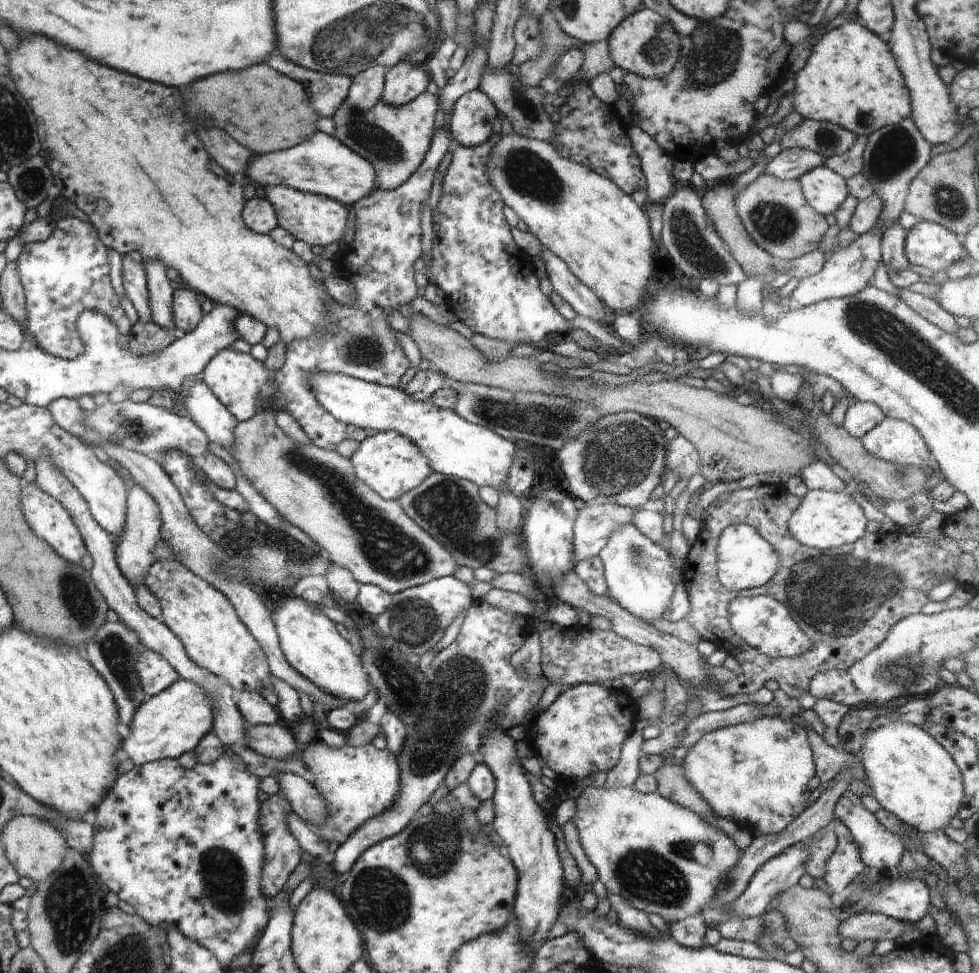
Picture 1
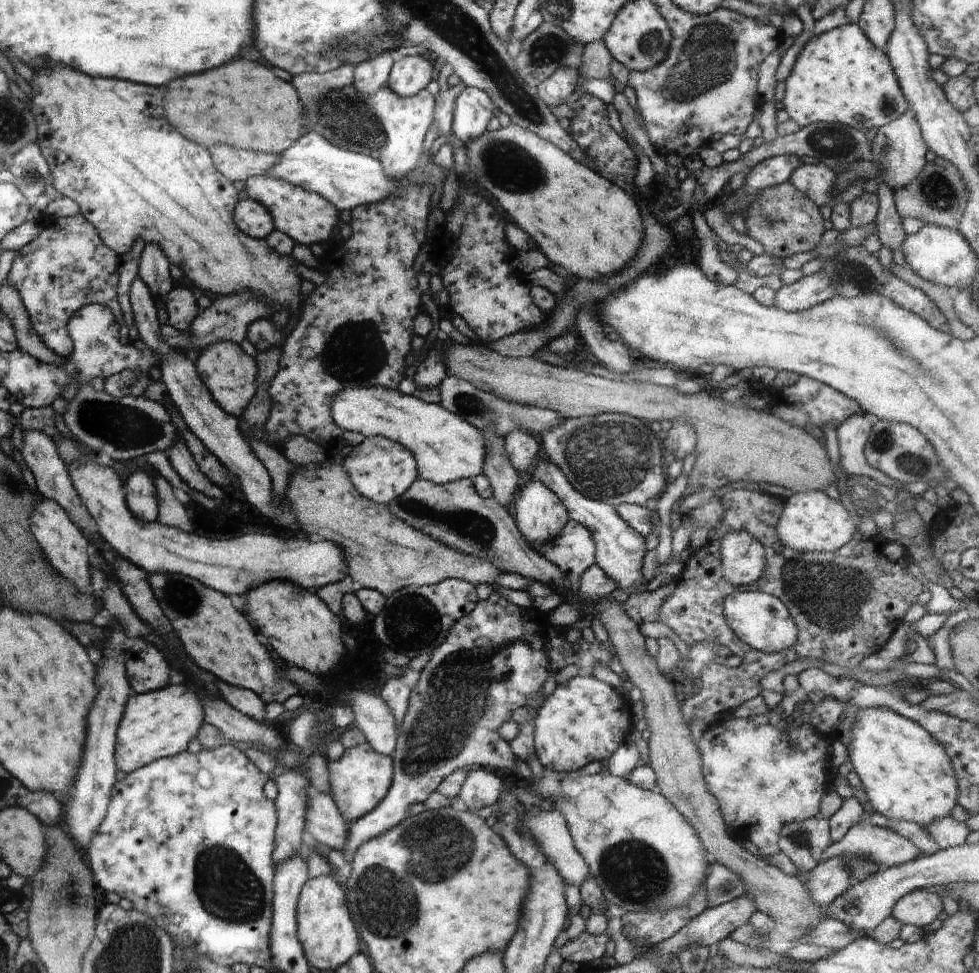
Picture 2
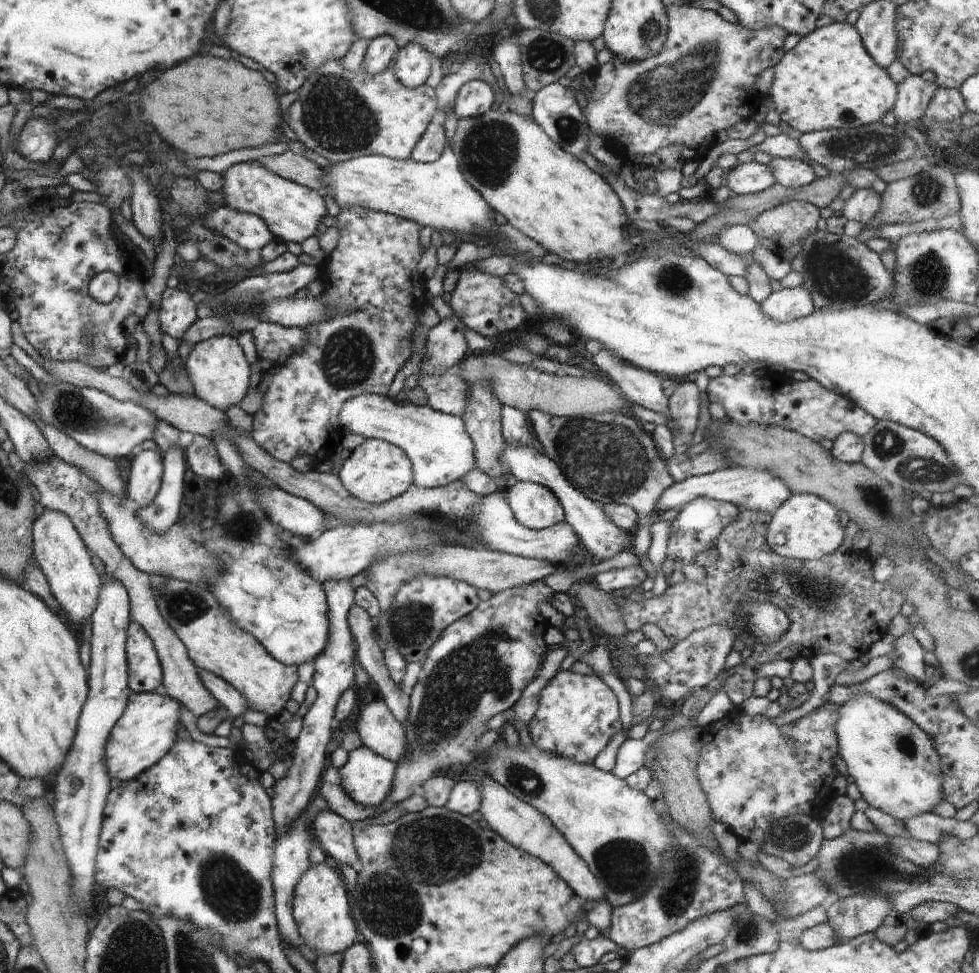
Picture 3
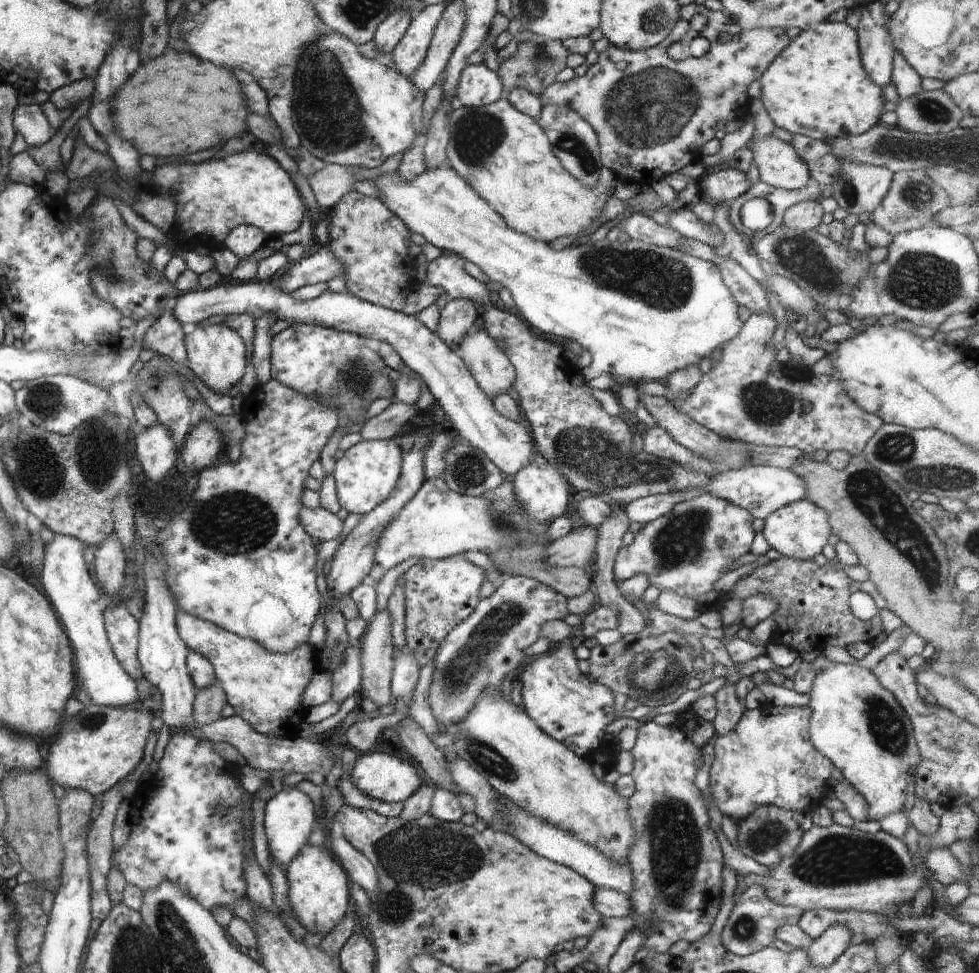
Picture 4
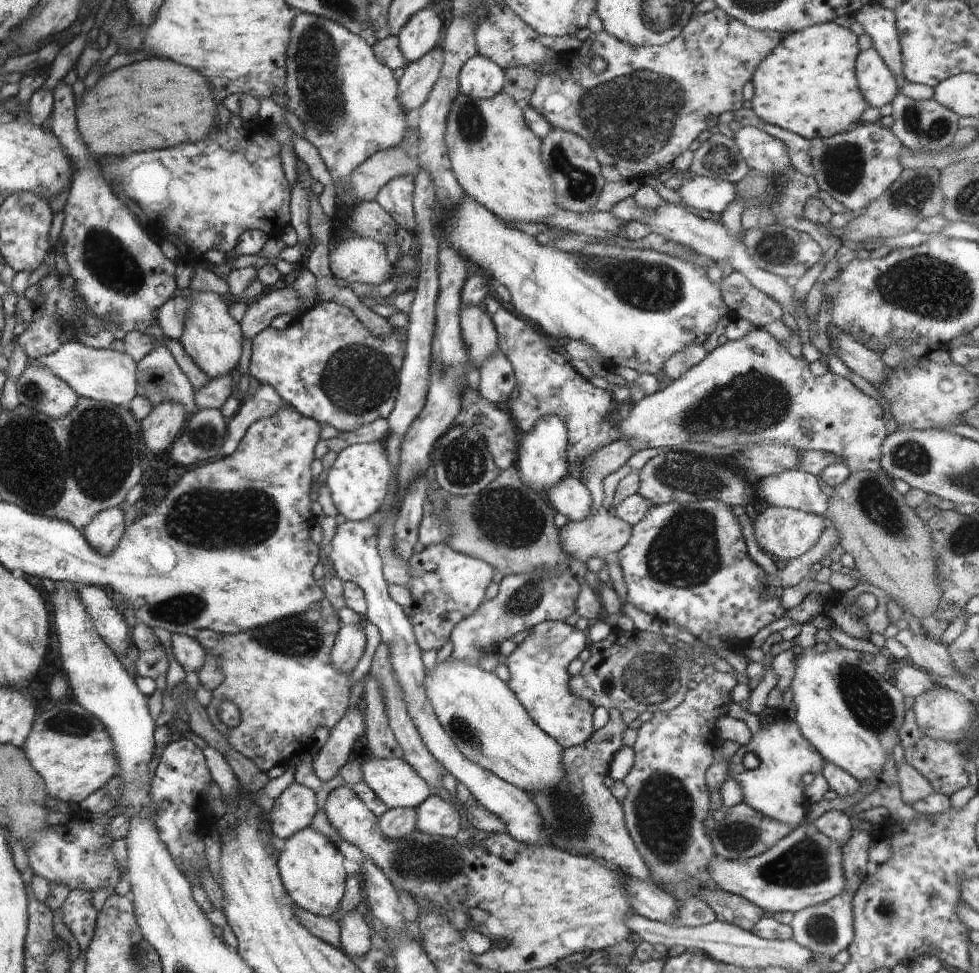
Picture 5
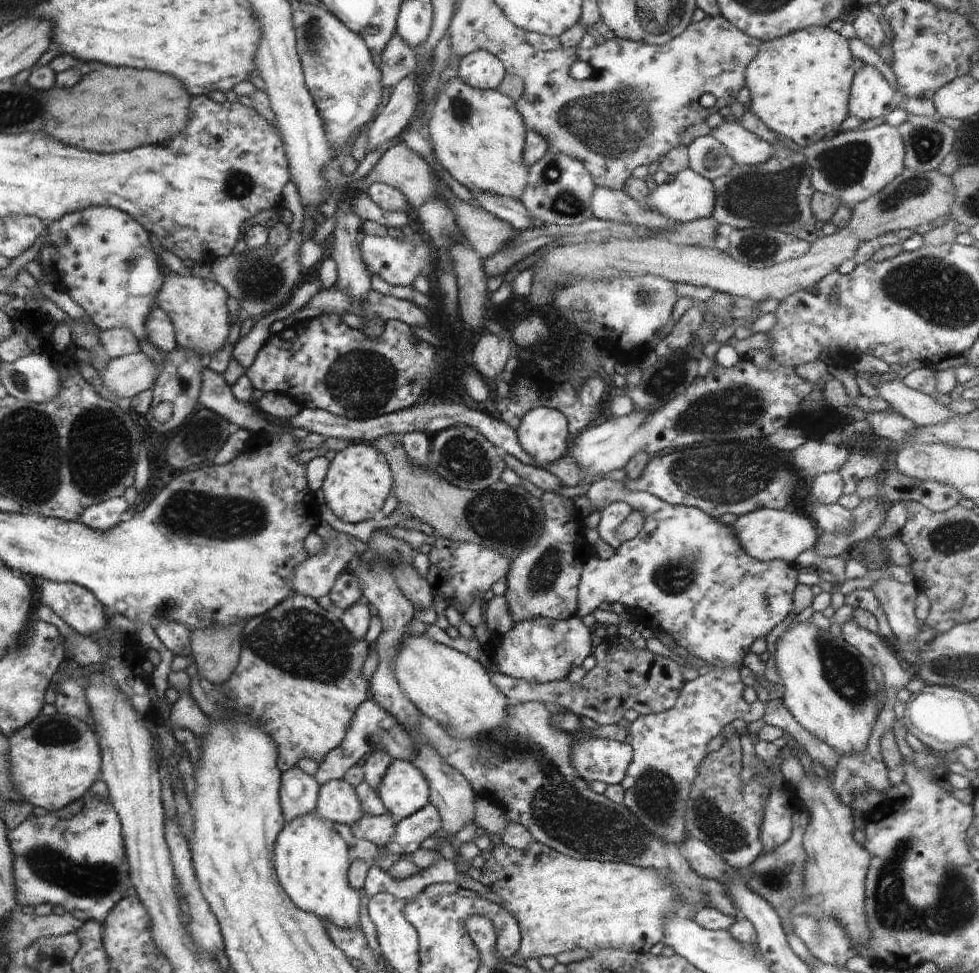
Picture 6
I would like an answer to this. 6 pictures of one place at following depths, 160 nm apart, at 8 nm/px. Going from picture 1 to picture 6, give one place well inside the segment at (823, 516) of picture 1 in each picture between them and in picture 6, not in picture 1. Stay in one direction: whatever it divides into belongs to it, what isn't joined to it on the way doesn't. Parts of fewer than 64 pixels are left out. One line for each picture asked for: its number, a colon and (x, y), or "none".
2: (811, 521)
3: (806, 527)
4: (799, 530)
5: (783, 533)
6: (765, 534)

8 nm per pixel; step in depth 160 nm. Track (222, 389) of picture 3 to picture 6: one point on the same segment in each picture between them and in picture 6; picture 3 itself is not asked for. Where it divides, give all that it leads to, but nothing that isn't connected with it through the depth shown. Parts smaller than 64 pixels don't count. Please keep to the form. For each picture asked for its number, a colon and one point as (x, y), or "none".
4: (217, 355)
5: (212, 338)
6: (196, 306)

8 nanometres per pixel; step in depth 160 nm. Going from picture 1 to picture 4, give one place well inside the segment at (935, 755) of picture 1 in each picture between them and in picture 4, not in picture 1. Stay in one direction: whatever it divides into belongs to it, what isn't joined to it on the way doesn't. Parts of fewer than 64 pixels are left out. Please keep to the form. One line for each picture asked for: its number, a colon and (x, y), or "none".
2: (906, 774)
3: (893, 762)
4: (859, 725)

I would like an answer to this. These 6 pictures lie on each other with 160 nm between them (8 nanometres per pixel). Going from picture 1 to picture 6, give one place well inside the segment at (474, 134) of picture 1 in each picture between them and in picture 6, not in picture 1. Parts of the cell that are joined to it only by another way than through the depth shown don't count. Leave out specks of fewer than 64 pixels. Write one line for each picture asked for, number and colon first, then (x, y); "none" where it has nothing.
2: (472, 111)
3: (475, 97)
4: (478, 86)
5: (480, 77)
6: (479, 69)

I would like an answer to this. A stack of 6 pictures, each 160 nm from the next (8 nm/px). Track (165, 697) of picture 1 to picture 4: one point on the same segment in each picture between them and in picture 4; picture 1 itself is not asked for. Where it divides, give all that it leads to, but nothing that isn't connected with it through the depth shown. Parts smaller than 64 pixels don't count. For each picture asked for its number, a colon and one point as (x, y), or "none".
2: (156, 724)
3: (148, 729)
4: (100, 746)

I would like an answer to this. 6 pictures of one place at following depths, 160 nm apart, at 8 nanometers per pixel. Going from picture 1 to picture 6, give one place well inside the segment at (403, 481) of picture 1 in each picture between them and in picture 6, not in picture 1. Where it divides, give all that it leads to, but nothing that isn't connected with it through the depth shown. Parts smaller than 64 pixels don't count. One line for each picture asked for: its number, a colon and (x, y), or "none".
2: (381, 469)
3: (376, 471)
4: (365, 476)
5: (358, 480)
6: (358, 480)

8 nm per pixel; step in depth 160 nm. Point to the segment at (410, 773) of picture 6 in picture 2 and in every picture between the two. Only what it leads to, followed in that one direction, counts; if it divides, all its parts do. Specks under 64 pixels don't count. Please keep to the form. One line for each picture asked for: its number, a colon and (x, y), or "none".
2: (359, 780)
3: (367, 777)
4: (381, 776)
5: (395, 783)

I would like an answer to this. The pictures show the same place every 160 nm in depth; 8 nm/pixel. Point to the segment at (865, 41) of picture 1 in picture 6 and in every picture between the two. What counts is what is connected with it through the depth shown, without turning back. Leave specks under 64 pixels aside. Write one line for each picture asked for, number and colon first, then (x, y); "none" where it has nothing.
2: (840, 77)
3: (828, 80)
4: (817, 87)
5: (807, 85)
6: (799, 84)

